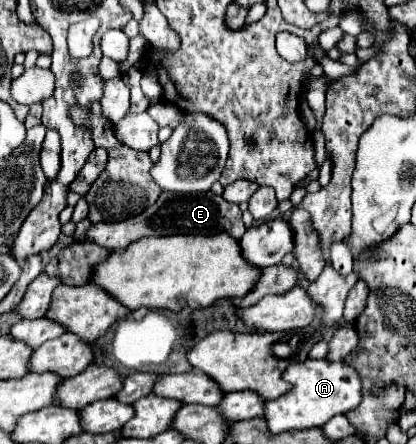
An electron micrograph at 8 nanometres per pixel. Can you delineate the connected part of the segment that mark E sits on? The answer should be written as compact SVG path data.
M165 191L155 201L155 205L151 205L143 213L117 223L91 225L85 237L105 249L117 251L117 249L125 249L125 245L141 237L151 237L151 235L217 235L217 233L227 233L237 239L245 233L245 225L241 221L241 209L237 205L229 205L229 201L225 201L221 195L213 195L211 191L189 193L189 195Z

